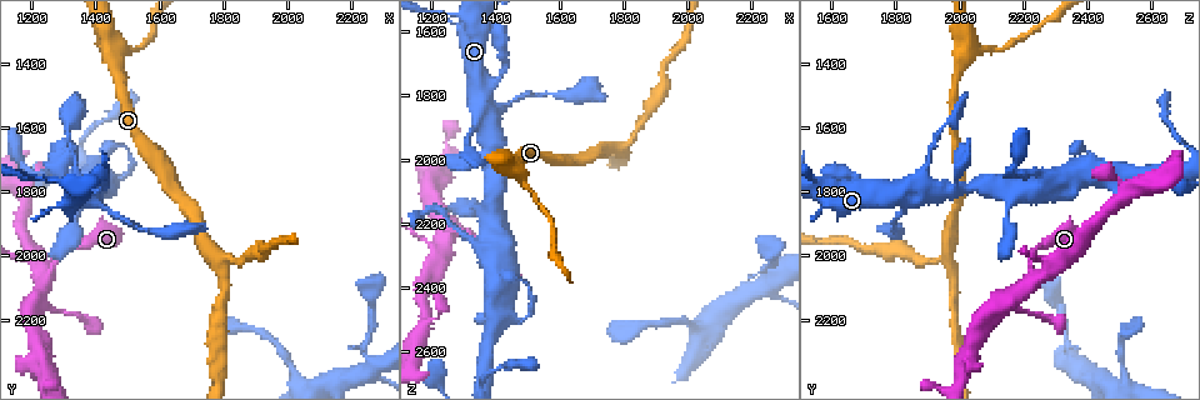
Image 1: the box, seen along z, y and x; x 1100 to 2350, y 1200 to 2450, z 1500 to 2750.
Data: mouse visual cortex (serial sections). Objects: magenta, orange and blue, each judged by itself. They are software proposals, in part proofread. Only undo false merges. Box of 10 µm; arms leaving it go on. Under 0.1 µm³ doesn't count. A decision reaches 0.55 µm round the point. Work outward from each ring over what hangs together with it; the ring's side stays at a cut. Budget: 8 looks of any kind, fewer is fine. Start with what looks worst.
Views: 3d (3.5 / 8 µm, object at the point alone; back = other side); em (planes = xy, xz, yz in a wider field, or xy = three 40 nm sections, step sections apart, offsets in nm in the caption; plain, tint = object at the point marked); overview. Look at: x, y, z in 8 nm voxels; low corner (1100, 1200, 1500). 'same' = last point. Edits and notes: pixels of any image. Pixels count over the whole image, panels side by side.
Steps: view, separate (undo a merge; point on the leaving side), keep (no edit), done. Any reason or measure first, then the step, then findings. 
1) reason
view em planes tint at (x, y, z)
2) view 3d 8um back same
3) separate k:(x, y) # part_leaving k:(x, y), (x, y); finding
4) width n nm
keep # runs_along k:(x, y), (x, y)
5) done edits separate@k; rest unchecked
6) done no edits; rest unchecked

small branch off a trunk
view 3d 3.5um at (1250, 2070, 2240)

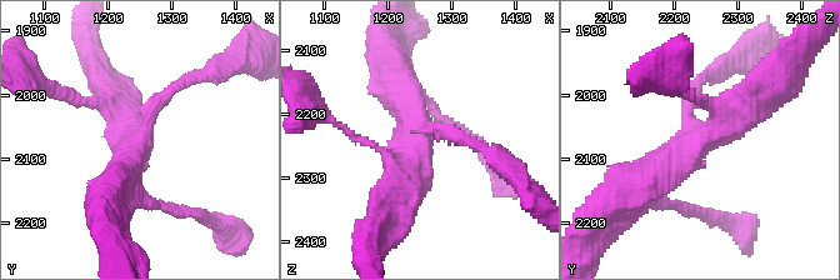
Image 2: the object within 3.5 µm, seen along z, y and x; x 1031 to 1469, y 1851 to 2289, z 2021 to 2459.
view em xy step 1 tint at (1245, 2070, 2240)

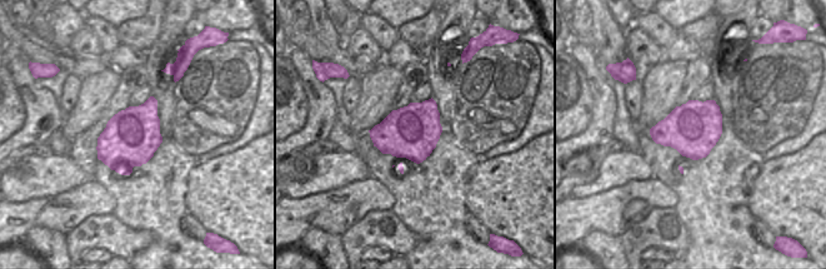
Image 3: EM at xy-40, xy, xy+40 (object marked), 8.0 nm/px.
view em xy step 5 tint same

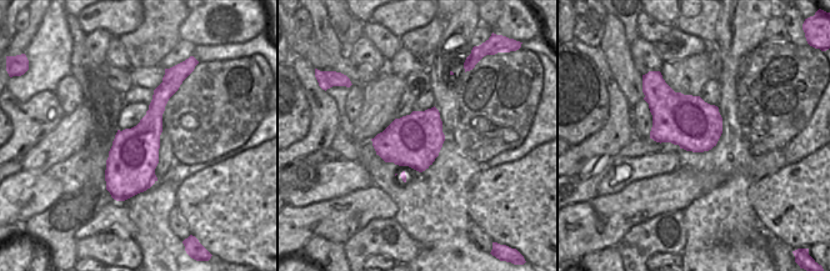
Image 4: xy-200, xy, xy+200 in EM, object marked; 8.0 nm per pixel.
width 420 nm
keep # runs_along 2:(188, 80), (156, 103), (115, 184); continuous, no second cell

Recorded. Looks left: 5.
three arms meet
view 3d 3.5um back at (1790, 2000, 1960)

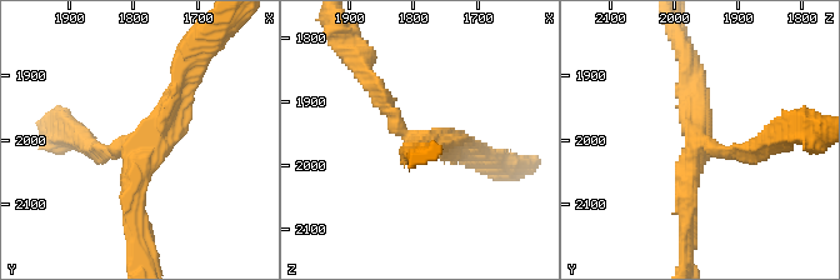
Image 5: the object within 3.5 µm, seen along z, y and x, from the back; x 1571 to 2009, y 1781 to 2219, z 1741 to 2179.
need the tissue
view em xy step 3 tint at (1785, 2005, 1965)

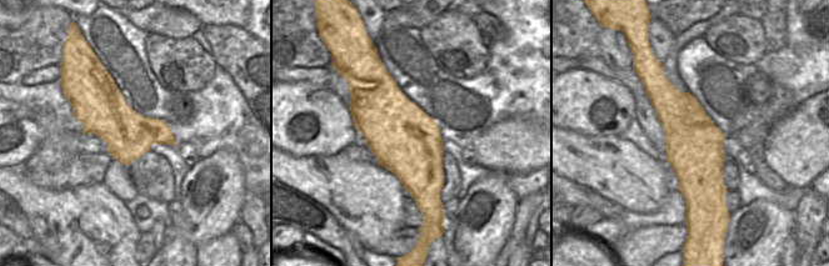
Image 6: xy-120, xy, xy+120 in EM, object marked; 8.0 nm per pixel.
arms 3
keep # runs_along 5:(184, 75), (141, 144), (130, 225); one cell here

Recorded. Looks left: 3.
thin arm on a thick one
view 3d 3.5um back at (1370, 1800, 1840)

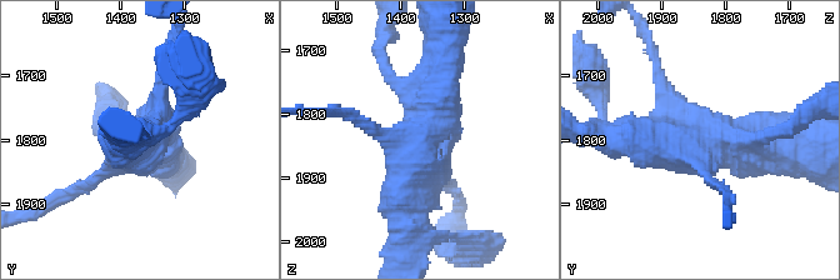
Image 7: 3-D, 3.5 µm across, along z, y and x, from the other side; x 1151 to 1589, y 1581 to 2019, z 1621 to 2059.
view em xy step 5 tint at (1370, 1805, 1840)

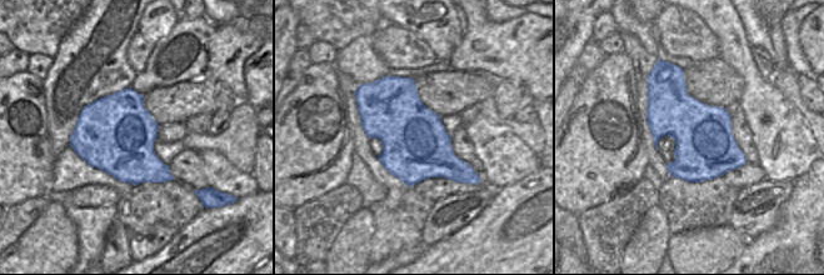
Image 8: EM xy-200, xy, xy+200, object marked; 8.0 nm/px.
keep # runs_along 7:(444, 64), (406, 221); one cell here

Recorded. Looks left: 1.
done no edits; rest unchecked

